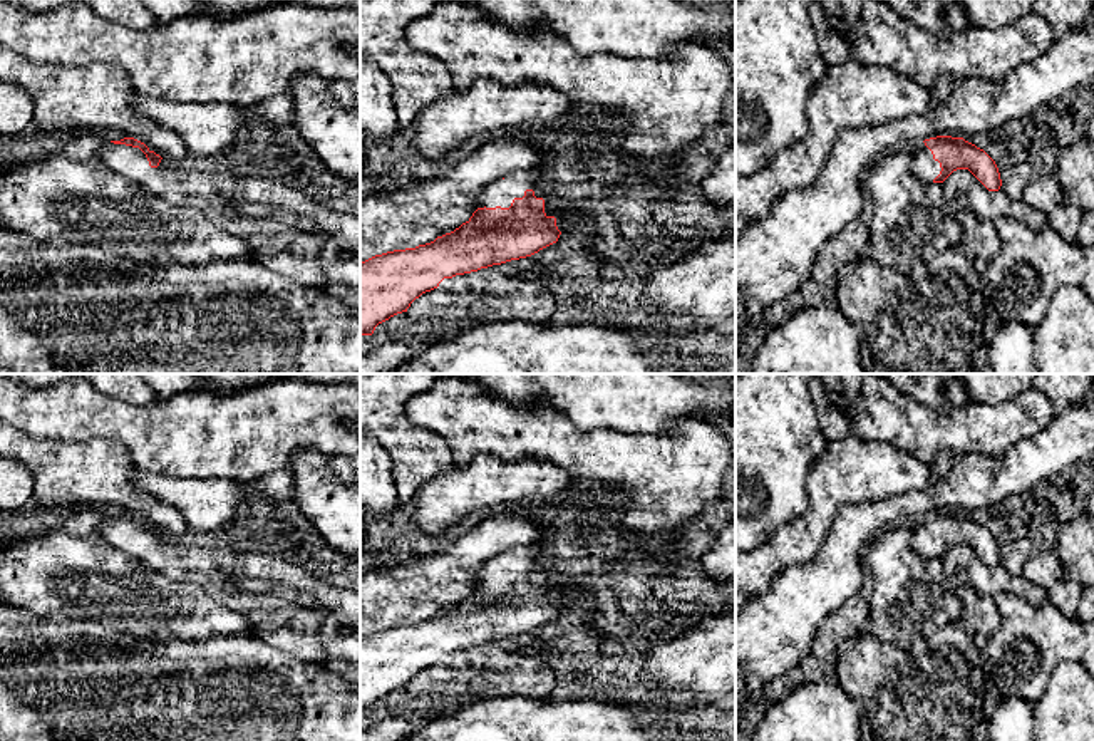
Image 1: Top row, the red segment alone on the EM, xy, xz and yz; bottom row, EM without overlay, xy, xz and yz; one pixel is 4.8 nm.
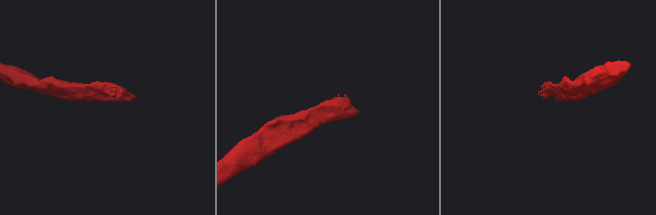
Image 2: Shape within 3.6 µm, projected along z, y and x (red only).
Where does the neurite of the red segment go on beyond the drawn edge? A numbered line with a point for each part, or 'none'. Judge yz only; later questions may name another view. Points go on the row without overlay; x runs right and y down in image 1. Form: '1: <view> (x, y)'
1: yz (923, 542)

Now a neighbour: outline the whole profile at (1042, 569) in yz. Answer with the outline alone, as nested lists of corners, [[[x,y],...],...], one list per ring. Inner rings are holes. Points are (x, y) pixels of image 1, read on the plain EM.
[[[1055,552],[1032,557],[1022,568],[1022,577],[1045,590],[1047,602],[1064,615],[1076,617],[1076,610],[1084,592],[1079,583],[1060,578],[1060,562]]]

